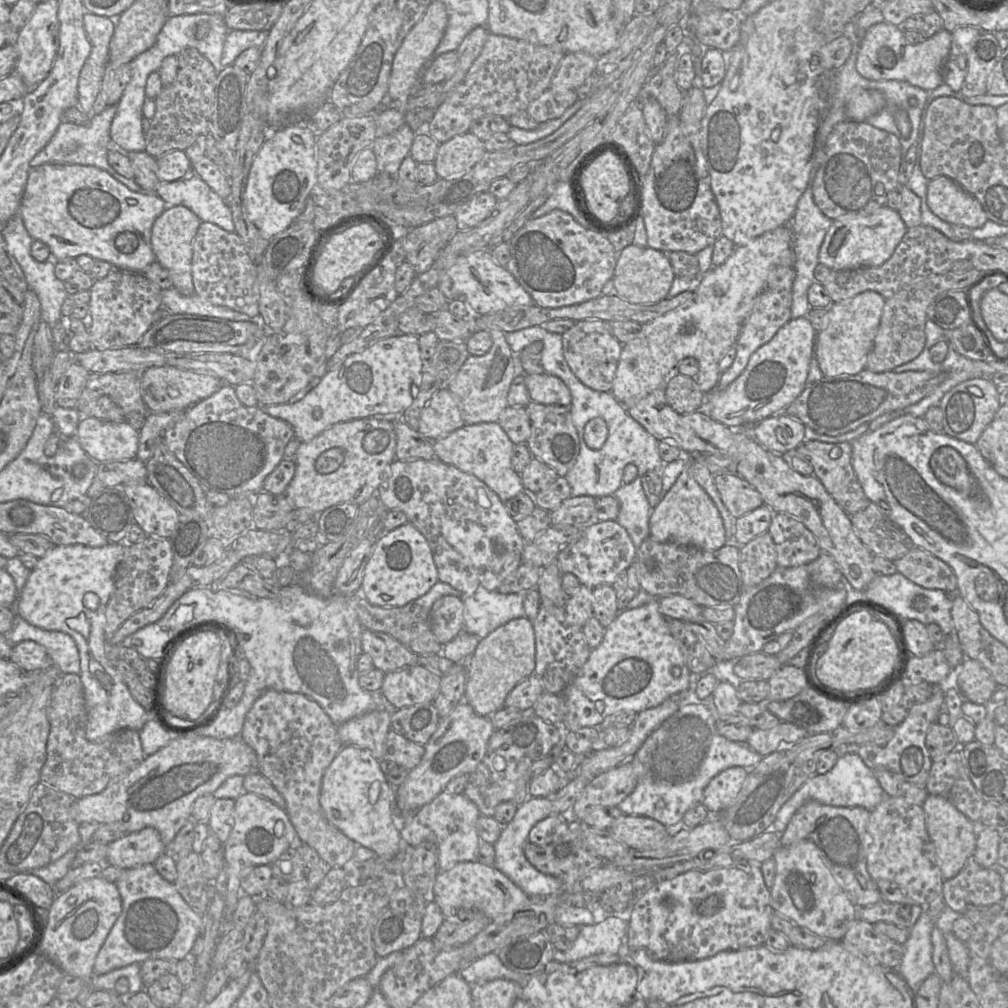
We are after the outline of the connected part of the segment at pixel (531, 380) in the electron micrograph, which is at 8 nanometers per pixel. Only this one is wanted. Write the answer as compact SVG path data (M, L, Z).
M548 373L525 374L524 383L531 401L540 404L569 406L571 394L565 383Z

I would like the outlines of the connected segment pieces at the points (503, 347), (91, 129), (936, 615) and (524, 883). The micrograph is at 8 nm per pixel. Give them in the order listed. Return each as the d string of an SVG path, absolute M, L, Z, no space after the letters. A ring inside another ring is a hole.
M499 329L489 331L492 338L490 350L482 356L469 356L460 370L445 386L455 396L465 424L497 422L500 413L508 406L507 395L514 377L524 374L519 368L519 355L515 354Z
M117 104L108 106L102 113L93 115L86 125L77 125L69 122L61 122L50 141L30 161L30 167L34 168L42 164L77 164L95 166L108 172L116 180L124 184L130 190L137 193L145 193L134 180L118 174L108 163L108 152L112 149L110 129L116 115Z
M897 571L892 575L877 574L862 592L864 597L883 604L899 618L918 620L925 625L935 623L945 636L954 634L951 616L952 602L943 590L921 587Z
M556 794L546 797L528 797L518 805L513 819L507 824L502 824L500 837L493 844L495 850L494 866L528 895L548 896L562 892L562 884L557 878L540 872L527 860L524 854L524 844L528 840L530 830L537 822L550 815L563 812L564 810L559 809L559 799Z

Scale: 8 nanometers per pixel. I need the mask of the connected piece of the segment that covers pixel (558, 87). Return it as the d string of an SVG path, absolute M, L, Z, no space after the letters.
M565 53L553 74L550 88L555 91L576 90L597 65L597 58L584 53Z

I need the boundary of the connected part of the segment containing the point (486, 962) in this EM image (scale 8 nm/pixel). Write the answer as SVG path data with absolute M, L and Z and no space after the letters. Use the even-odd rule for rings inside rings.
M490 952L478 958L471 964L461 968L457 973L470 985L496 979L511 980L523 985L526 978L530 976L507 968L496 952Z

